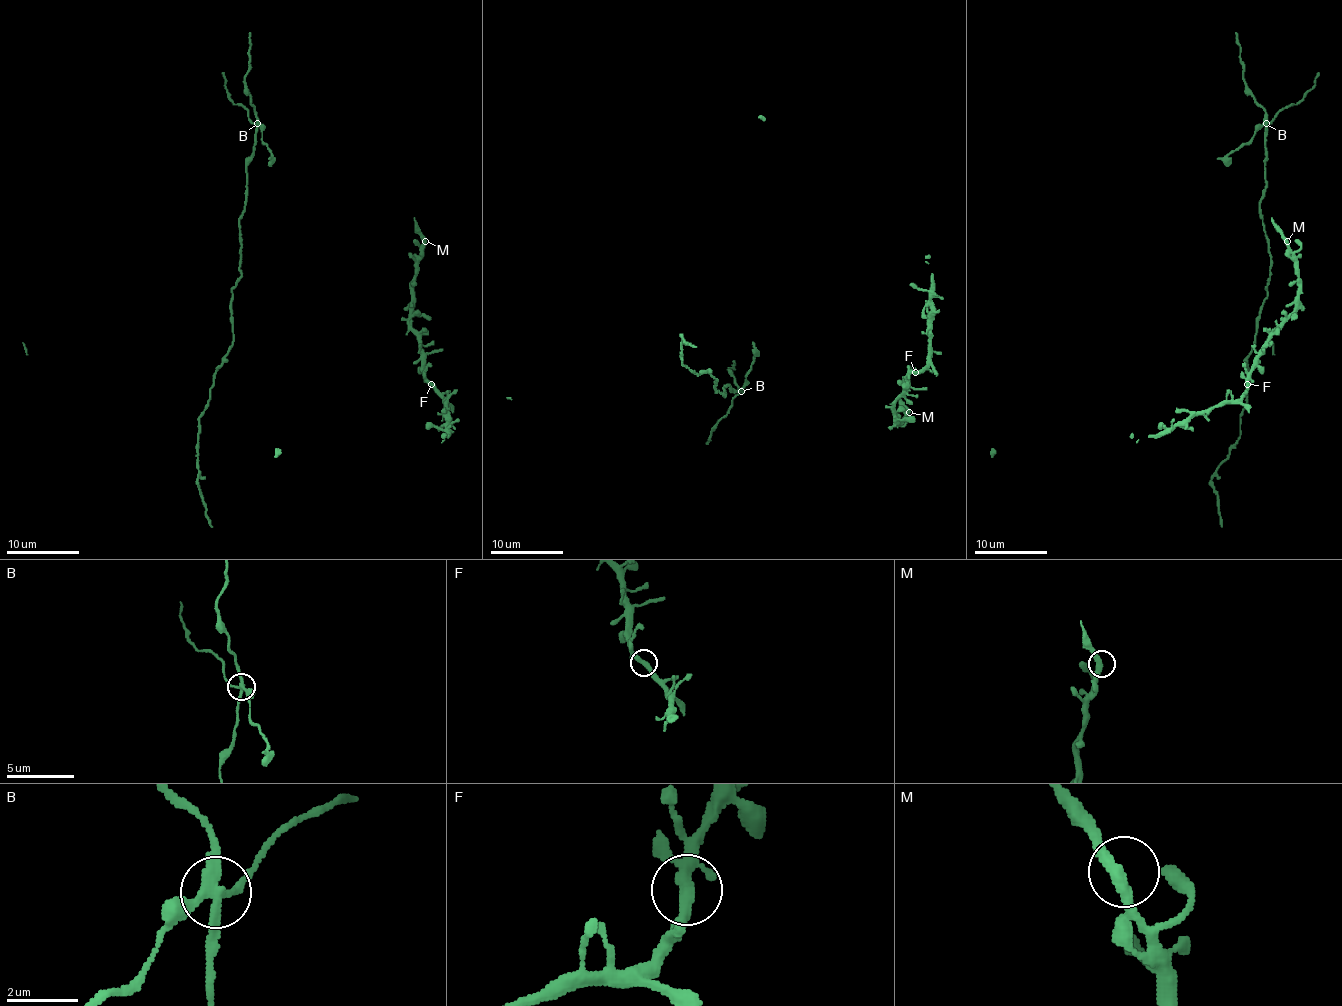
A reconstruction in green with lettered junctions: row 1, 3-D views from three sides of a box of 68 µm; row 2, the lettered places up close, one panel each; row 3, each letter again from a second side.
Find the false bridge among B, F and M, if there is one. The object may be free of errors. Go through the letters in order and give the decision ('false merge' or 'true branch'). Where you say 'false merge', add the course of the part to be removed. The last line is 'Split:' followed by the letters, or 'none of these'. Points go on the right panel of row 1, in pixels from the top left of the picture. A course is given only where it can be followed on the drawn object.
B: false merge | (1266, 123), (1266, 112), (1246, 85), (1235, 32)
F: true branch
M: true branch
Split: B

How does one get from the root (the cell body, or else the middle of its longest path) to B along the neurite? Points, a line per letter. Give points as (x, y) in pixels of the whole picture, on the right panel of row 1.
B: (1231, 159), (1227, 155), (1246, 144), (1266, 123)

